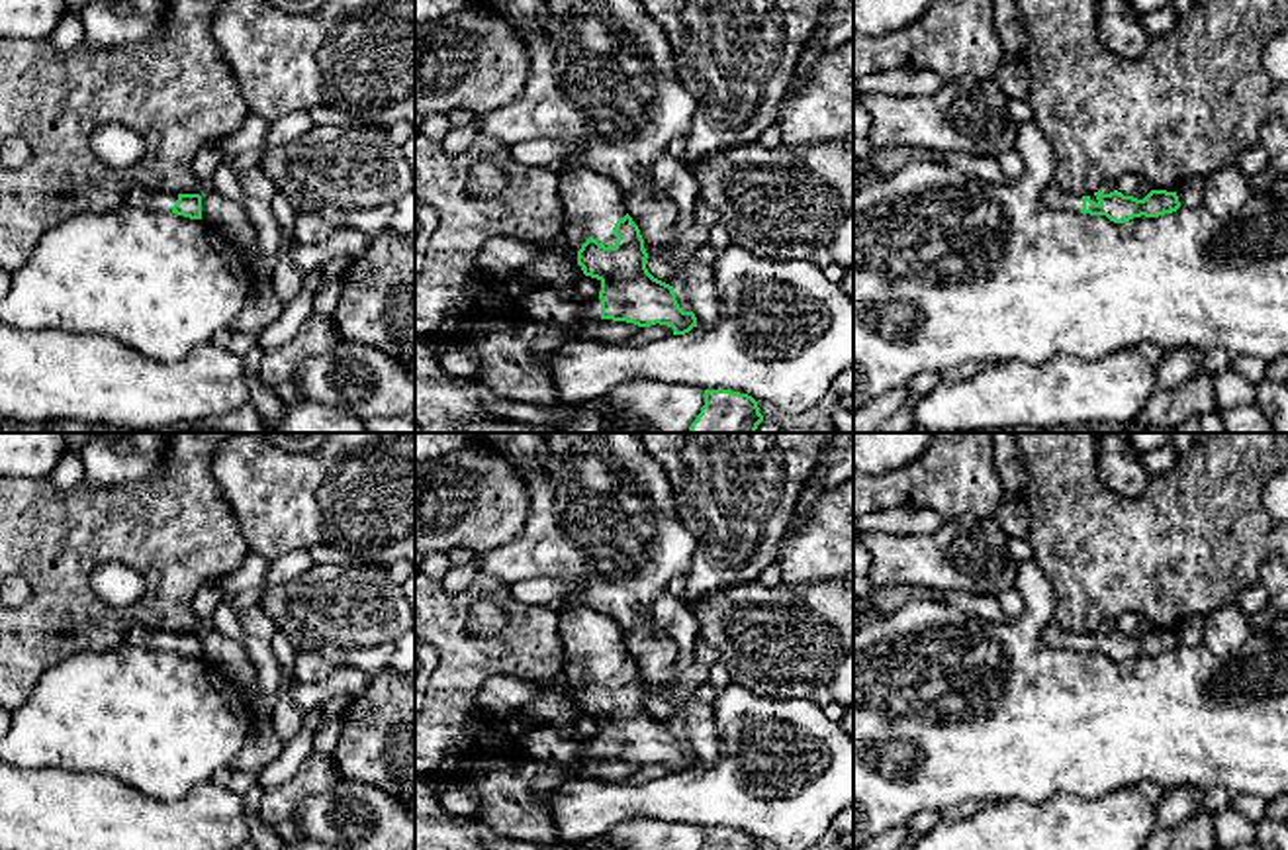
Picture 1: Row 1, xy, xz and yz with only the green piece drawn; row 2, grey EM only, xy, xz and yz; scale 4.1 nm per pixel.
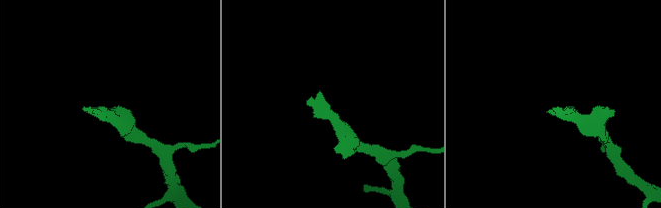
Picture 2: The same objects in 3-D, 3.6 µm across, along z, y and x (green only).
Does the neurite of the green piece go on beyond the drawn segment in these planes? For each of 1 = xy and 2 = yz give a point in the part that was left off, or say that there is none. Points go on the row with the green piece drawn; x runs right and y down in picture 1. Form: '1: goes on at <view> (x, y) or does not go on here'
1: goes on at xy (139, 194)
2: goes on at yz (1054, 196)

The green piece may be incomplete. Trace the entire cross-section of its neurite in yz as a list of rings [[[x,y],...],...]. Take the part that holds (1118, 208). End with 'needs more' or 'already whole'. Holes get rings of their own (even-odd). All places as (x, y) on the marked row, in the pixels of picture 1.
[[[1053,180],[1043,190],[1043,204],[1053,210],[1106,215],[1114,223],[1126,223],[1141,215],[1159,217],[1180,208],[1176,192],[1151,190],[1143,200],[1124,196],[1118,190],[1110,194],[1098,190],[1090,196],[1077,196],[1063,192]]]; needs more

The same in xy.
[[[135,186],[127,202],[131,206],[145,206],[164,213],[176,213],[190,219],[202,219],[202,196],[200,194],[174,194],[159,192],[145,186]]]; needs more

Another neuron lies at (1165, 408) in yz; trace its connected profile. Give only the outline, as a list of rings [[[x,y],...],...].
[[[1198,374],[1176,388],[1155,390],[1135,421],[1174,431],[1180,421],[1210,411],[1218,411],[1214,376]]]

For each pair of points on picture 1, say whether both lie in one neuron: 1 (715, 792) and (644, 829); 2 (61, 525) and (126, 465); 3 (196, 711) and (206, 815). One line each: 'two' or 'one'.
1: two
2: two
3: two

